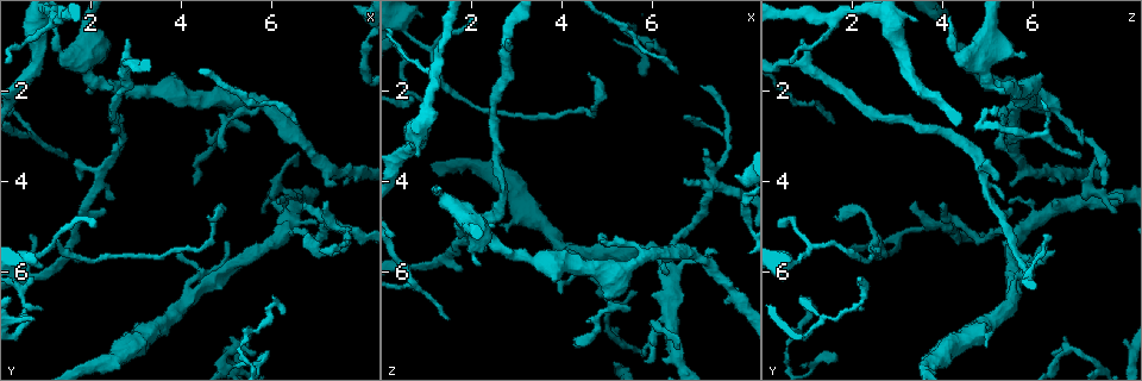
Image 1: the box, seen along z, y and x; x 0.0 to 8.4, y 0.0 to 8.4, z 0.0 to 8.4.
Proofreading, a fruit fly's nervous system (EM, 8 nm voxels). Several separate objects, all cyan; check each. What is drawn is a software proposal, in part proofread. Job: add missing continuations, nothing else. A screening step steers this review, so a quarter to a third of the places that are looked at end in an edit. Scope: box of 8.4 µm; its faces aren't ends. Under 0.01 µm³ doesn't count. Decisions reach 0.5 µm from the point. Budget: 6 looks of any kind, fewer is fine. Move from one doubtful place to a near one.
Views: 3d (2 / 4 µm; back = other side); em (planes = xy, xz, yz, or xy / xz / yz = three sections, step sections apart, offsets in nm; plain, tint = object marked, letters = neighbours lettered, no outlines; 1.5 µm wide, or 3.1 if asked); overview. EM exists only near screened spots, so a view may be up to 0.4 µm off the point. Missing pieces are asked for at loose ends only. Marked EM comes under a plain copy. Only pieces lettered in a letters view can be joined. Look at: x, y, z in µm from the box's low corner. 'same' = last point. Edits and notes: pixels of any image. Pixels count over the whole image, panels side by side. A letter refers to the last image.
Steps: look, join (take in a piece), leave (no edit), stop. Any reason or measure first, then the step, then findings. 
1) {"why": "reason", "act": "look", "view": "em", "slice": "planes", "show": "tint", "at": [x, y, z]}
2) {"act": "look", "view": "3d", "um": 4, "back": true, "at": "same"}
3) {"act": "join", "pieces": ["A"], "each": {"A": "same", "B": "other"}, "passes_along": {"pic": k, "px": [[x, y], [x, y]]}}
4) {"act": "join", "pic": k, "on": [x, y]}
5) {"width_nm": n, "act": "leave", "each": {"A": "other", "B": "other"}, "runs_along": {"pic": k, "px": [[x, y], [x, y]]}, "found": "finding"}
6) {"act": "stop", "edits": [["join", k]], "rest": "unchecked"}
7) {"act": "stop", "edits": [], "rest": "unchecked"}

{"act": "look", "view": "em", "slice": "yz", "step": 8, "show": "letters", "at": [0.65, 5.20, 6.25]}

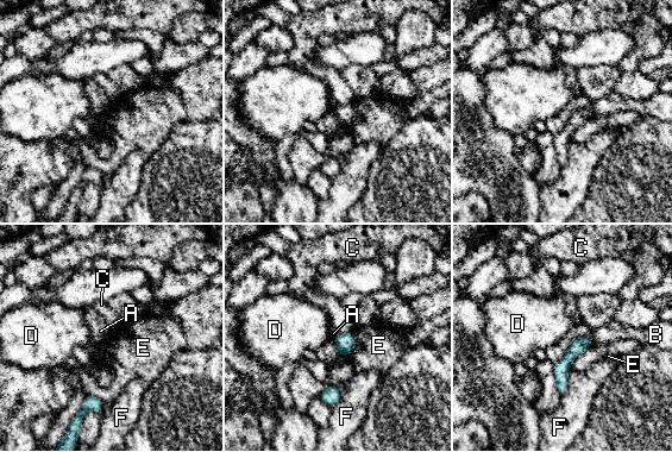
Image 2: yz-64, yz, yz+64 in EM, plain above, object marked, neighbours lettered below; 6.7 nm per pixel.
{"why": "cut it another way", "act": "look", "view": "em", "slice": "planes", "show": "letters", "at": "same"}

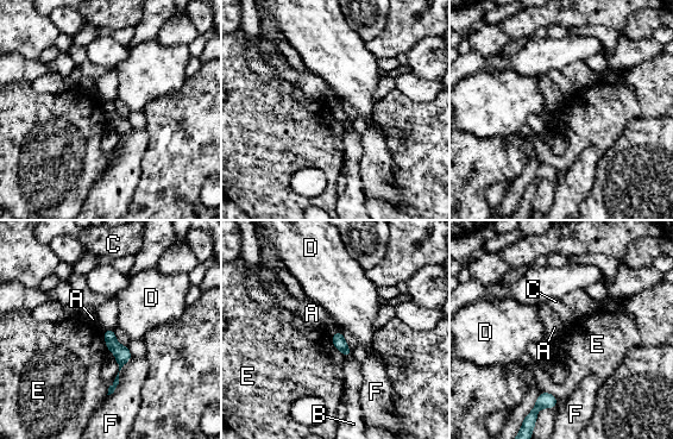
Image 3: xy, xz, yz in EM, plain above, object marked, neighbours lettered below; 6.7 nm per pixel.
{"act": "leave", "each": {"A": "other", "B": "other", "C": "other", "D": "other", "E": "other", "F": "other"}, "border": {"pic": 3, "px": [[339, 330], [332, 336]]}, "found": "none of them fits"}

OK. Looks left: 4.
{"why": "thin end", "act": "look", "view": "em", "slice": "xy", "step": 4, "show": "letters", "at": [1.55, 3.45, 7.05]}

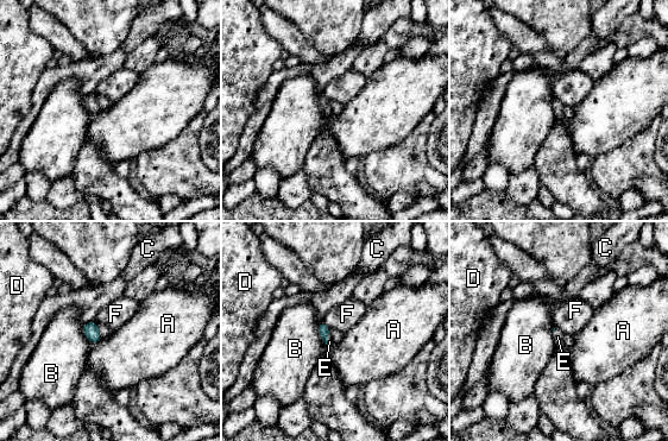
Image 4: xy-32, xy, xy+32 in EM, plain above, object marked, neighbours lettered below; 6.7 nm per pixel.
{"act": "look", "view": "em", "slice": "planes", "show": "letters", "at": "same"}

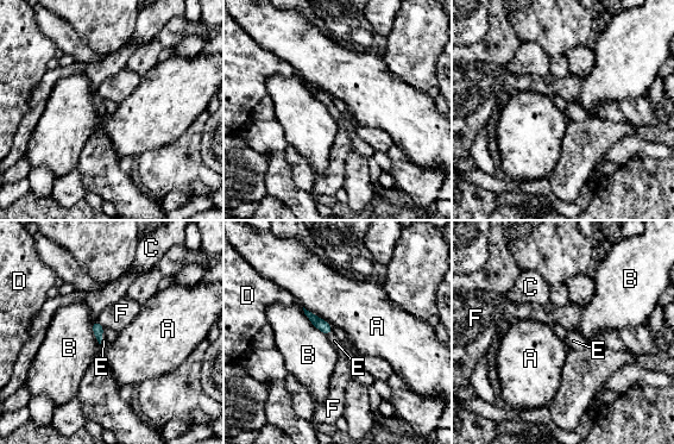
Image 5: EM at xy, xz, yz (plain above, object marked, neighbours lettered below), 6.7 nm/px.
{"width_nm": 70, "act": "join", "pieces": ["E"], "each": {"A": "other", "B": "other", "C": "other", "D": "other", "E": "same", "F": "other"}, "passes_along": {"pic": 5, "px": [[322, 325], [329, 332], [334, 341]]}, "found": "it goes on there"}

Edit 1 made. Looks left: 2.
{"why": "tapers out", "act": "look", "view": "em", "slice": "xz", "step": 8, "show": "letters", "at": [6.25, 6.95, 1.15]}

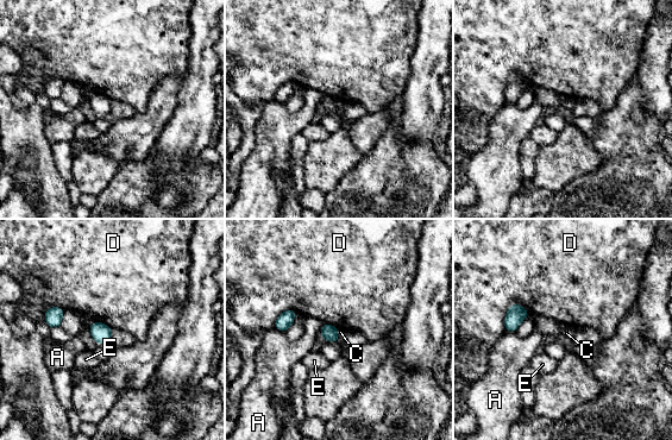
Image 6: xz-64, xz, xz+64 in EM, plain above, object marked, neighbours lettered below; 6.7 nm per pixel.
{"why": "another direction", "act": "look", "view": "em", "slice": "planes", "show": "letters", "at": "same"}

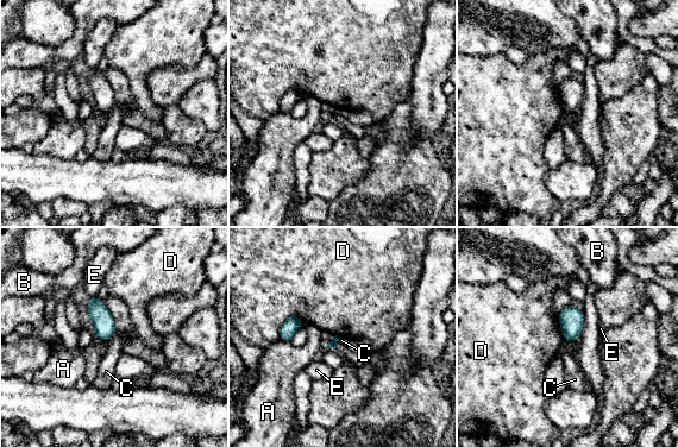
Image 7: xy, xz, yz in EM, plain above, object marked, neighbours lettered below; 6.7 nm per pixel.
{"act": "leave", "each": {"A": "other", "B": "other", "C": "other", "D": "other", "E": "other"}, "border": {"pic": 7, "px": [[115, 332], [107, 341]]}, "found": "no lettered piece goes on from it"}

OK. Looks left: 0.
{"act": "stop", "edits": [["join", 5]], "rest": "unchecked"}

